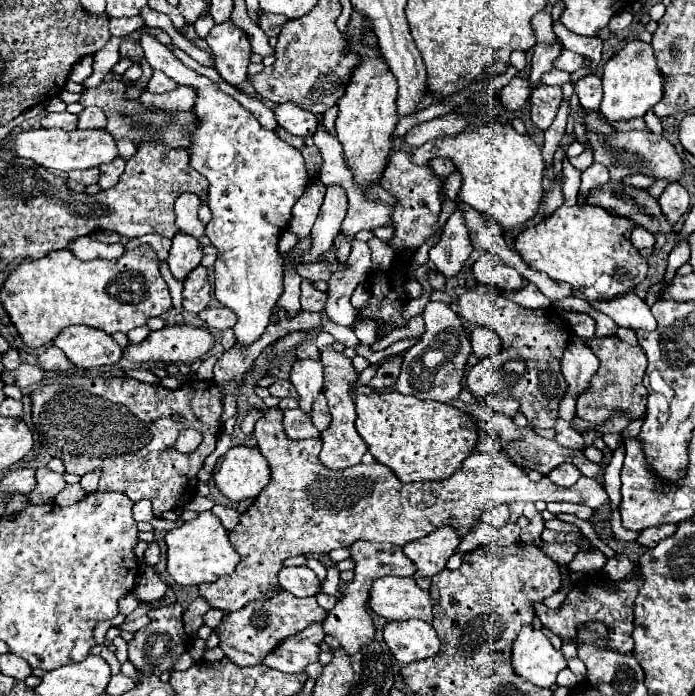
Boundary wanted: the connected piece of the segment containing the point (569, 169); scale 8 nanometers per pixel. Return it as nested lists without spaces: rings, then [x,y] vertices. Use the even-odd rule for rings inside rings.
[[[564,162],[562,168],[564,182],[562,182],[562,192],[566,198],[566,206],[576,206],[578,202],[578,190],[580,190],[580,170],[576,170],[570,162]]]

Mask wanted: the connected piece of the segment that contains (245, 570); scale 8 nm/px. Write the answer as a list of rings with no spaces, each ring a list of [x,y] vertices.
[[[268,408],[266,412],[264,412],[264,416],[256,422],[256,428],[254,428],[254,436],[256,436],[256,440],[258,440],[258,448],[260,448],[260,452],[264,454],[264,458],[268,460],[268,464],[270,464],[270,468],[272,468],[272,480],[270,480],[270,484],[260,492],[260,496],[254,500],[254,504],[240,516],[240,522],[236,524],[236,528],[230,532],[230,542],[232,542],[232,546],[236,548],[236,552],[242,556],[242,560],[240,560],[240,564],[236,566],[236,570],[232,572],[232,574],[228,574],[228,576],[224,576],[224,578],[220,578],[220,580],[216,580],[214,582],[214,586],[210,586],[210,584],[200,584],[198,586],[198,590],[200,590],[200,596],[210,604],[210,608],[218,608],[218,610],[224,610],[224,612],[236,612],[236,610],[240,610],[240,608],[244,608],[246,604],[250,604],[250,602],[256,602],[256,600],[270,600],[272,596],[274,596],[274,592],[280,592],[280,584],[278,584],[278,572],[284,568],[284,560],[286,558],[290,558],[290,556],[300,556],[300,554],[314,554],[314,552],[322,552],[322,554],[328,554],[330,550],[334,550],[334,548],[348,548],[350,544],[354,544],[356,540],[368,540],[368,542],[390,542],[390,544],[396,544],[396,546],[404,546],[404,544],[408,544],[408,542],[414,542],[414,540],[420,540],[420,538],[424,538],[424,536],[428,536],[428,534],[432,534],[436,528],[442,528],[442,526],[450,526],[450,528],[454,528],[456,530],[456,534],[460,536],[460,538],[464,538],[474,526],[476,526],[476,522],[480,520],[480,516],[482,516],[482,512],[484,510],[488,510],[488,508],[494,508],[494,506],[500,506],[500,504],[510,504],[510,502],[516,502],[516,500],[522,500],[522,502],[538,502],[538,500],[544,500],[544,502],[576,502],[576,504],[584,504],[584,506],[590,506],[590,508],[600,508],[606,500],[608,500],[608,494],[604,492],[604,488],[596,482],[596,480],[592,480],[592,478],[586,478],[586,476],[582,476],[574,486],[570,486],[570,488],[562,488],[562,486],[556,486],[556,484],[552,484],[546,476],[536,484],[536,482],[532,482],[528,476],[524,476],[524,472],[518,468],[518,466],[514,466],[508,458],[504,458],[500,452],[486,452],[486,454],[470,454],[466,460],[464,460],[464,466],[454,474],[454,476],[450,476],[450,478],[444,478],[444,480],[438,480],[438,482],[410,482],[410,484],[404,484],[404,482],[400,482],[384,464],[378,464],[378,462],[360,462],[360,464],[356,464],[356,466],[352,466],[352,468],[344,468],[344,470],[340,470],[340,472],[328,472],[328,468],[324,468],[322,464],[320,464],[320,448],[322,448],[322,444],[320,444],[320,440],[314,440],[314,438],[308,438],[308,440],[292,440],[292,438],[288,438],[286,436],[286,432],[284,432],[284,426],[282,426],[282,416],[284,416],[284,412],[280,410],[280,408]]]

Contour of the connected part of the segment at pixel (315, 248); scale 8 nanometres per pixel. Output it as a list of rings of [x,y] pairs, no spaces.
[[[336,184],[328,186],[324,202],[320,206],[318,220],[316,220],[312,232],[310,232],[312,240],[314,240],[312,248],[302,254],[304,264],[316,262],[322,256],[322,252],[332,248],[334,238],[340,232],[340,224],[346,216],[346,208],[348,208],[348,196],[346,196],[344,188],[340,188]]]

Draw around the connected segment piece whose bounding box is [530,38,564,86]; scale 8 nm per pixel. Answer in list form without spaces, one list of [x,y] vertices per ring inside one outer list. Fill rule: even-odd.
[[[556,38],[552,44],[536,44],[532,54],[532,66],[530,66],[530,82],[536,86],[540,84],[540,78],[544,72],[552,70],[552,60],[560,56],[564,50],[564,44]]]

